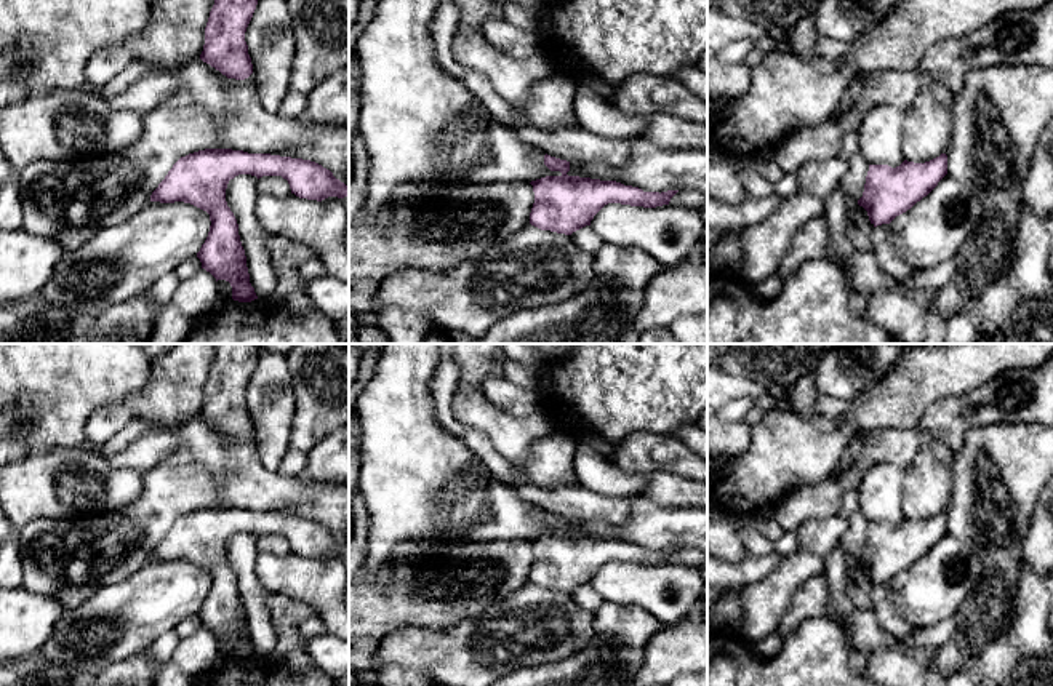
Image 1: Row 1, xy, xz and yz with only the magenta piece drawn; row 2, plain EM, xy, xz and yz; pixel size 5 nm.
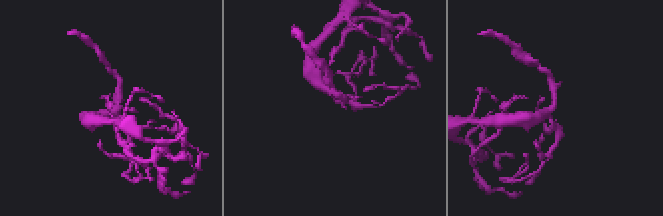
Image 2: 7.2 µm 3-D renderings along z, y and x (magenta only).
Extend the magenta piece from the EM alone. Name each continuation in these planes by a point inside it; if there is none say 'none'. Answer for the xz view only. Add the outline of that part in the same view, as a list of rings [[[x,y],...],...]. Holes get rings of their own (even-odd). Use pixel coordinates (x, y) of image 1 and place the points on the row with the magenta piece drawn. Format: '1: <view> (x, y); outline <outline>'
none

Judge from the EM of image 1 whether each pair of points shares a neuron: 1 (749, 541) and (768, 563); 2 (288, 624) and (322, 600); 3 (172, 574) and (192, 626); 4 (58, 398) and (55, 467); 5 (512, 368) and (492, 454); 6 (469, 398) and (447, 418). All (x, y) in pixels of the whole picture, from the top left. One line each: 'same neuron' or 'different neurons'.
1: different neurons
2: different neurons
3: different neurons
4: different neurons
5: different neurons
6: different neurons

